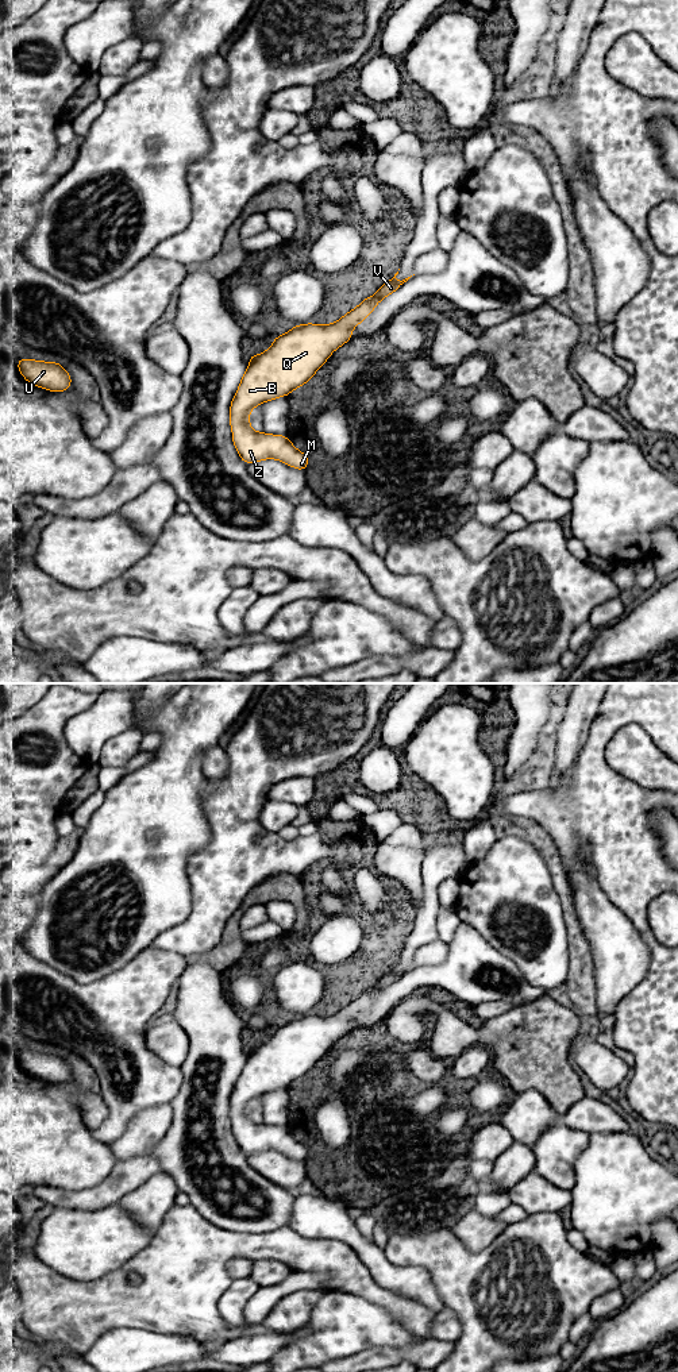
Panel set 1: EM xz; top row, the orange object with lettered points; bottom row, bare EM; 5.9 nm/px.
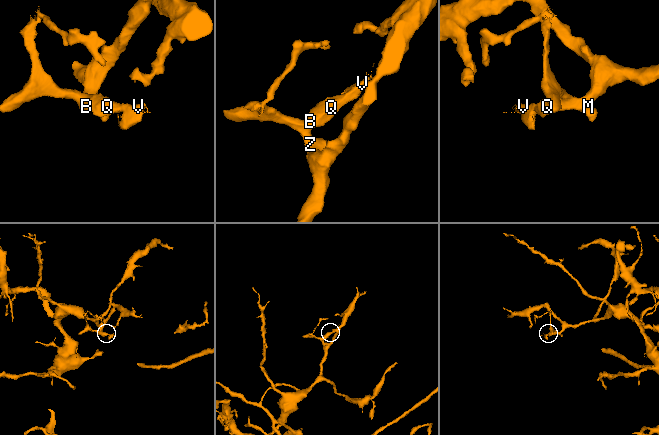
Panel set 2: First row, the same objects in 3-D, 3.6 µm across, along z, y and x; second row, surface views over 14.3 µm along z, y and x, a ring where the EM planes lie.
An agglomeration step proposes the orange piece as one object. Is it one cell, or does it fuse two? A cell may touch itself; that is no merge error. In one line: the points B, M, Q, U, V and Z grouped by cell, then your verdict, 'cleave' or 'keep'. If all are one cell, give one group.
B M Q U V Z | keep

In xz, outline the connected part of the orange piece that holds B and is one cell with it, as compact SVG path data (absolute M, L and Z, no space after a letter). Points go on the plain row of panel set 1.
M397 966L338 1013L294 1017L276 1028L266 1043L250 1047L247 1061L230 1097L232 1134L246 1156L277 1151L297 1161L307 1161L308 1146L297 1141L285 1126L254 1122L250 1118L250 1102L262 1094L289 1087L307 1075L331 1045L351 1030L353 1021L373 1005L375 997L411 970L398 972Z

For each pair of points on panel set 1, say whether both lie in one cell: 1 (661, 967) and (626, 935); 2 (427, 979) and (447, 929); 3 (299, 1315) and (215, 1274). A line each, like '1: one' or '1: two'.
1: two
2: two
3: two

